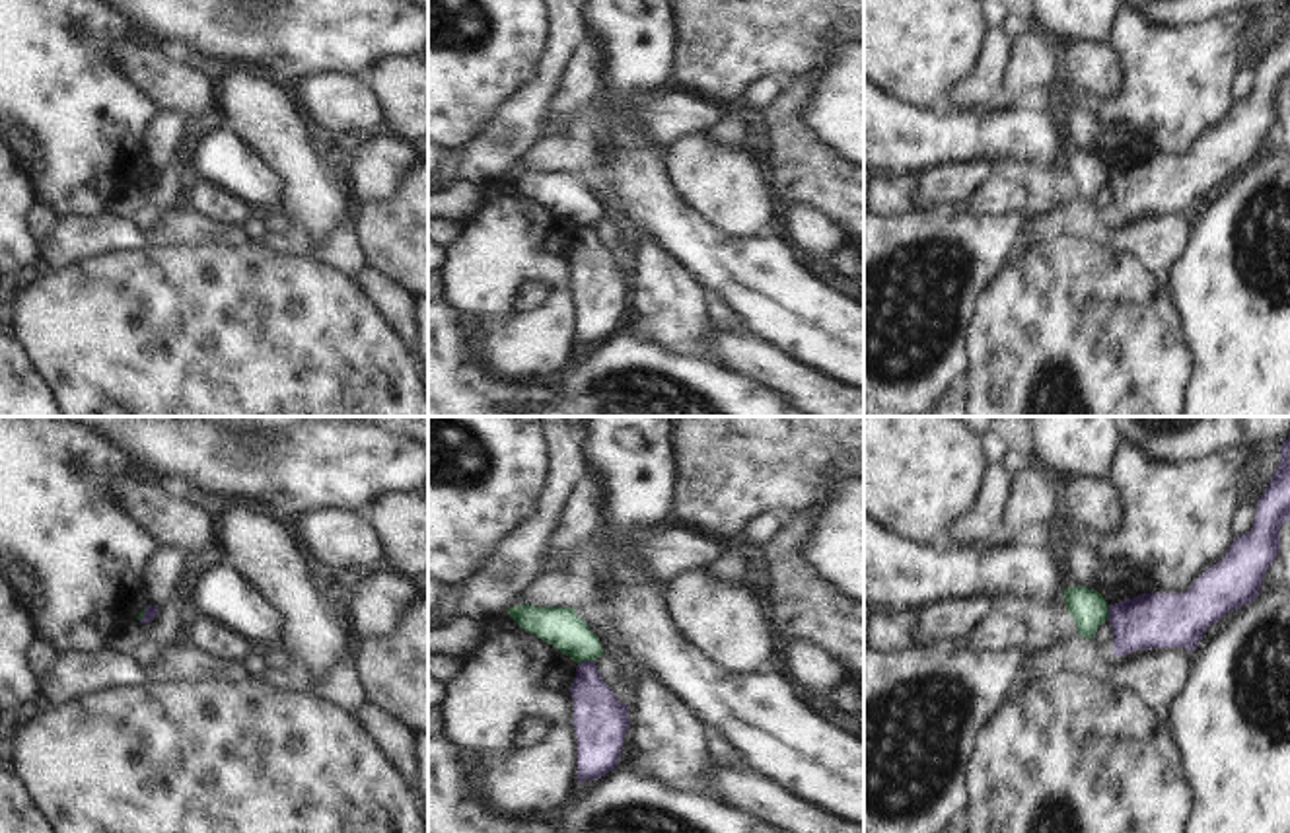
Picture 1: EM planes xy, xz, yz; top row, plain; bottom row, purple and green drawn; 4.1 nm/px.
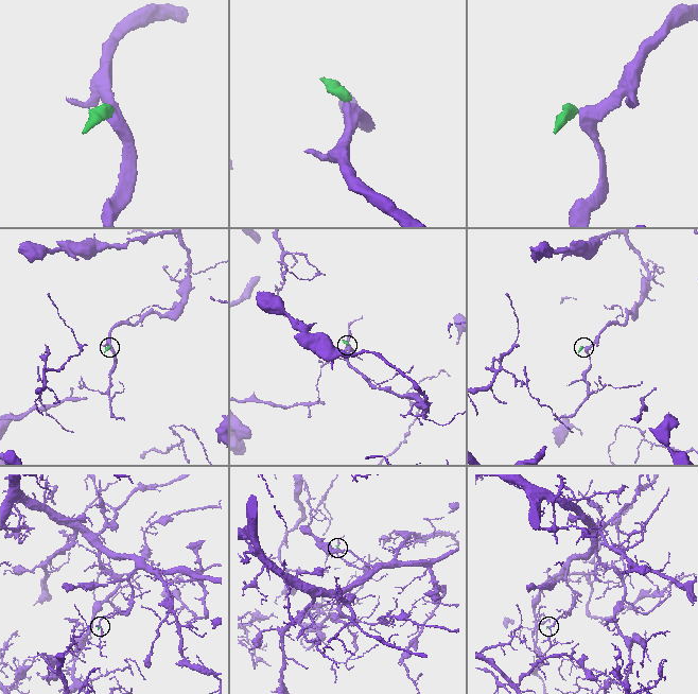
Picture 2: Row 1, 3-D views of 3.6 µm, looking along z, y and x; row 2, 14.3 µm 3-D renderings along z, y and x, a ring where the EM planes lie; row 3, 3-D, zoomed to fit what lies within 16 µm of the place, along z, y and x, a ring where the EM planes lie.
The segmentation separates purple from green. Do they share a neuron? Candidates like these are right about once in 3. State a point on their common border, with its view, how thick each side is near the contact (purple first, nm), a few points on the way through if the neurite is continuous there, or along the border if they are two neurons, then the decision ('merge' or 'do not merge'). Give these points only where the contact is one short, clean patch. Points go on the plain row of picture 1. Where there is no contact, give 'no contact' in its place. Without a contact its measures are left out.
meets purple in xz at (586, 226); 220 nm thick on the purple side, 160 nm on the other; border along xz (594, 224), (578, 228); do not merge

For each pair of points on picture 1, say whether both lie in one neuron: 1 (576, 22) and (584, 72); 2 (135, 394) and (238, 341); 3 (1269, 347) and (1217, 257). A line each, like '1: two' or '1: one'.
1: two
2: one
3: one

